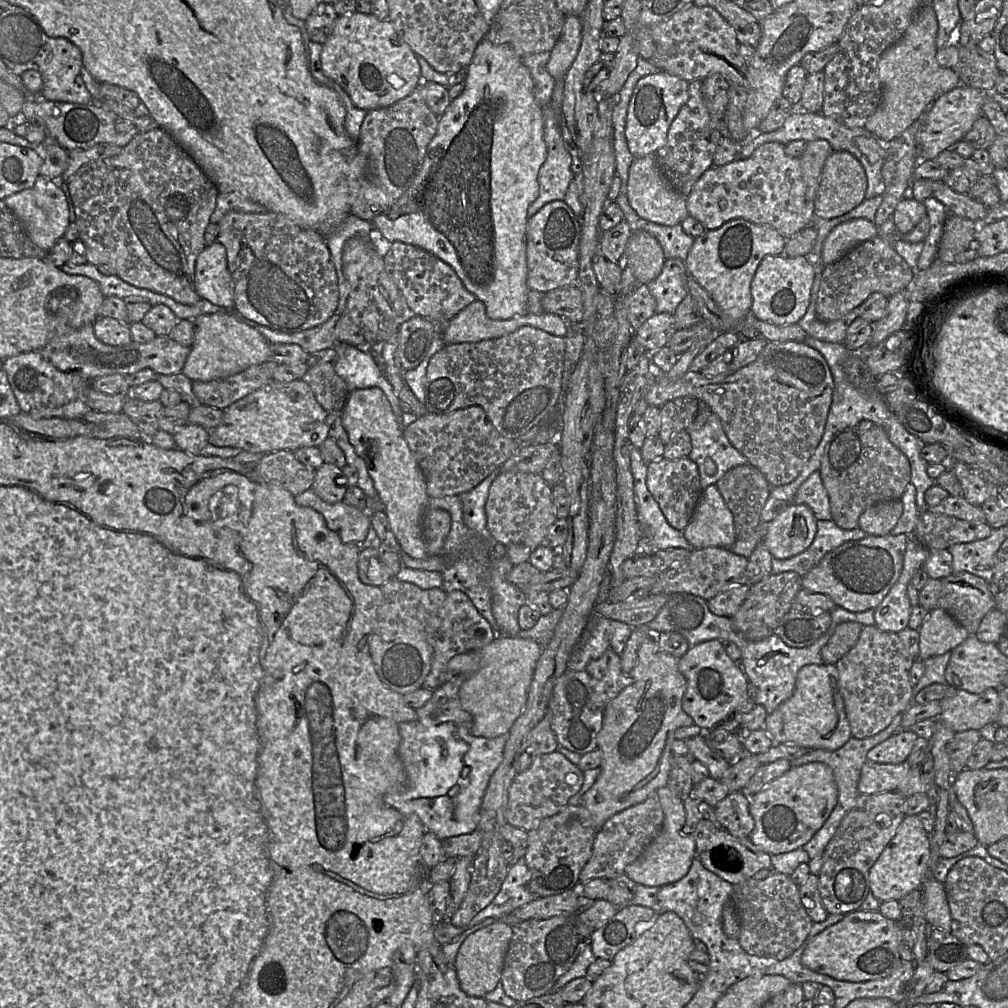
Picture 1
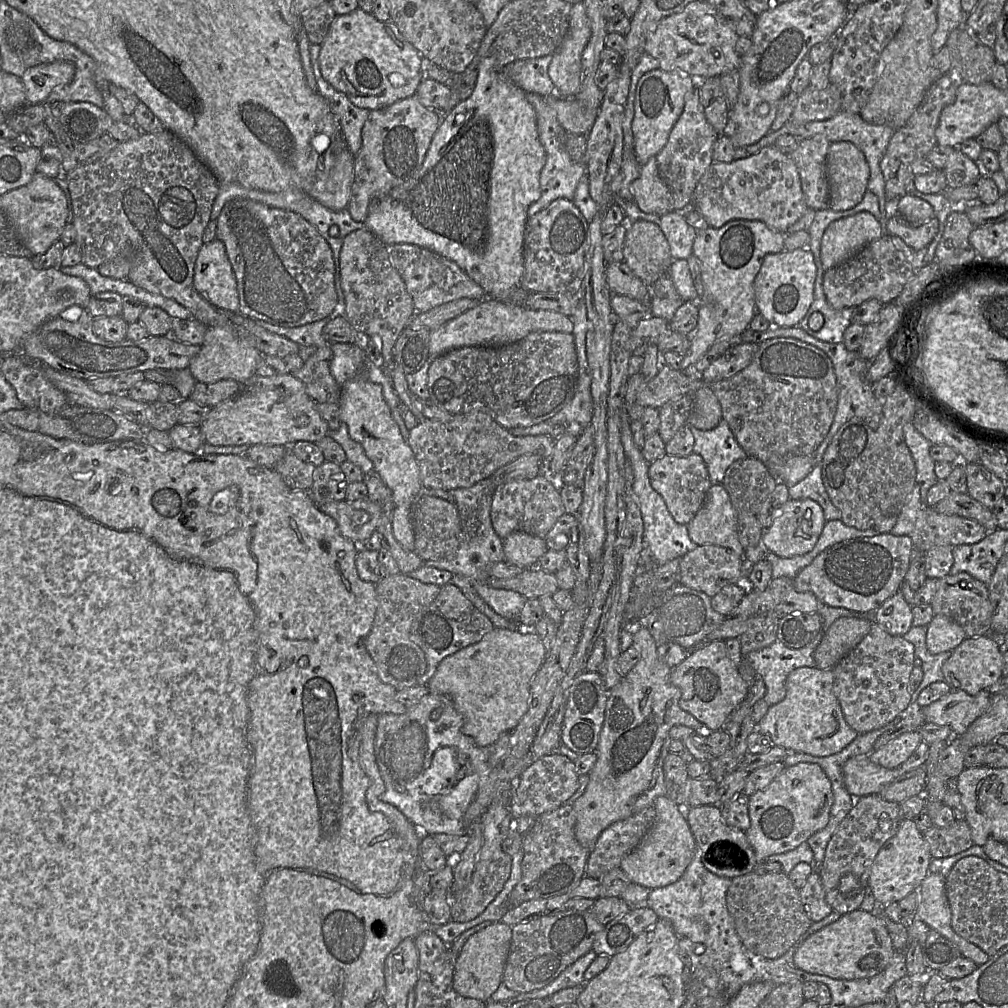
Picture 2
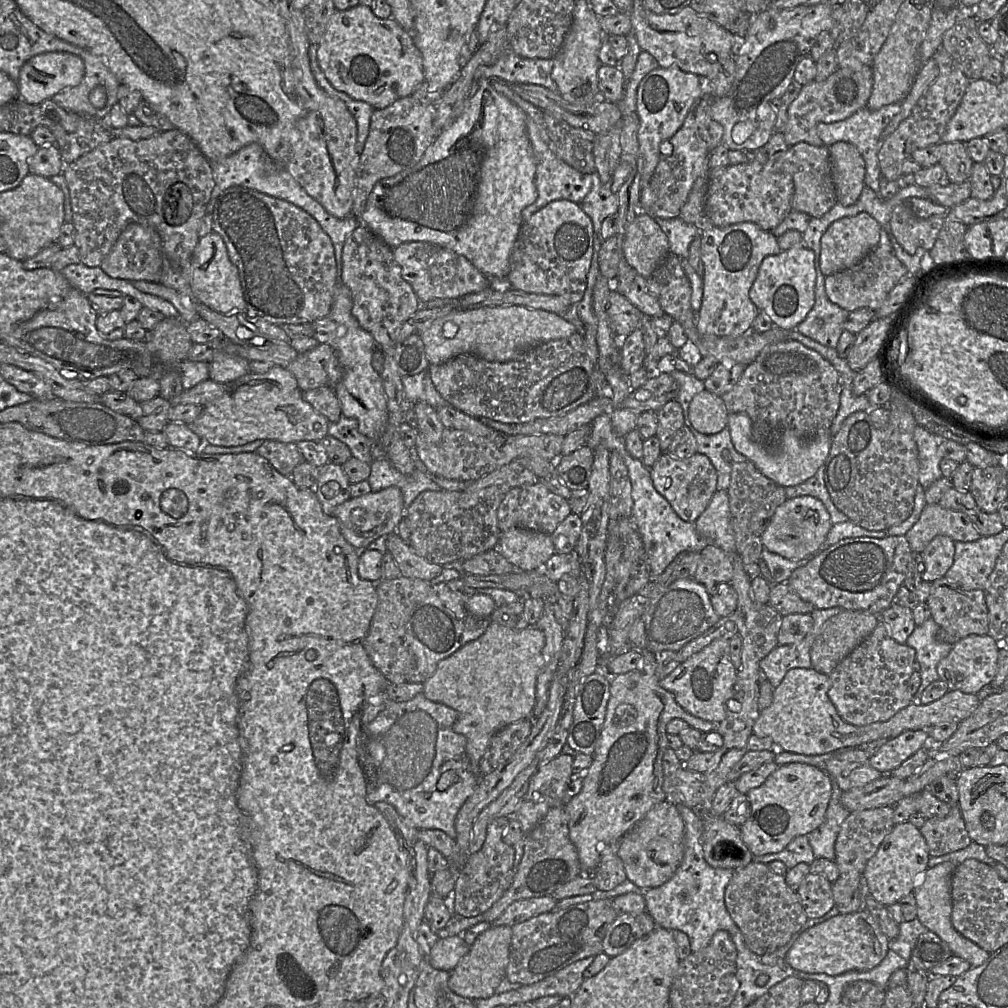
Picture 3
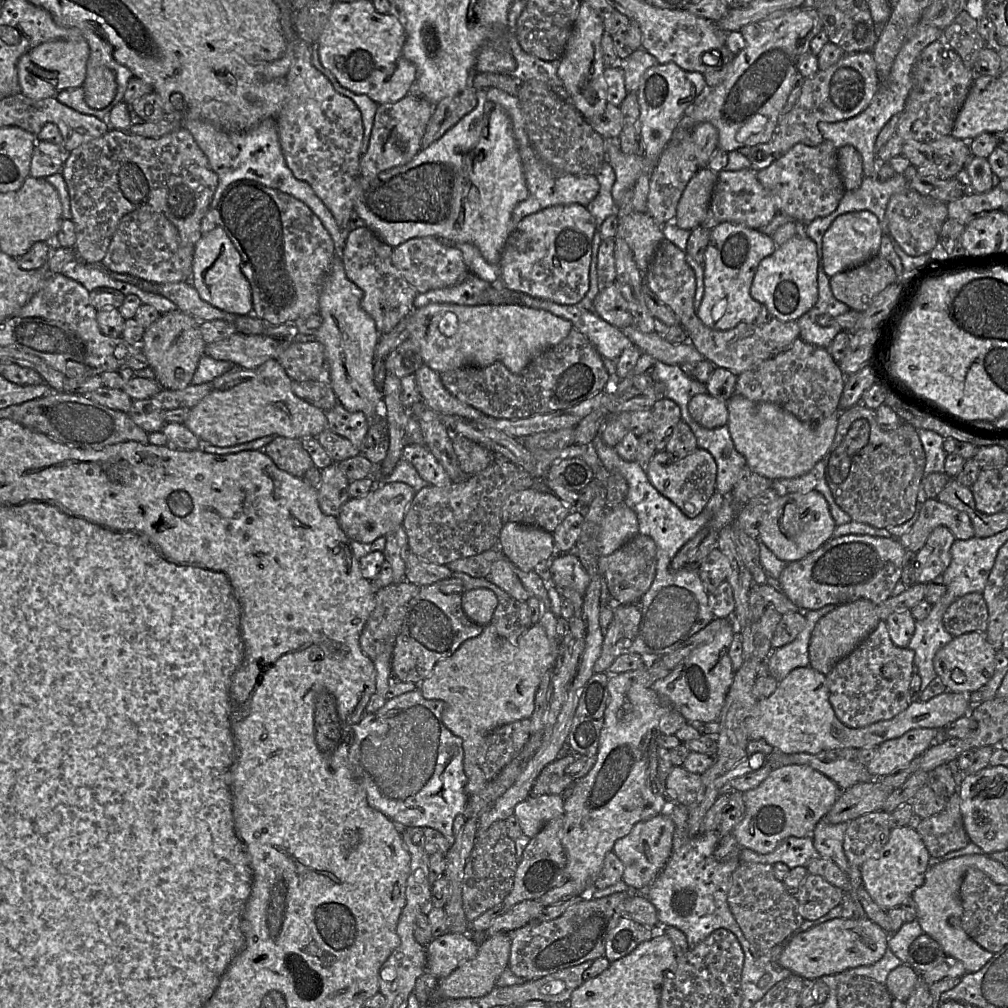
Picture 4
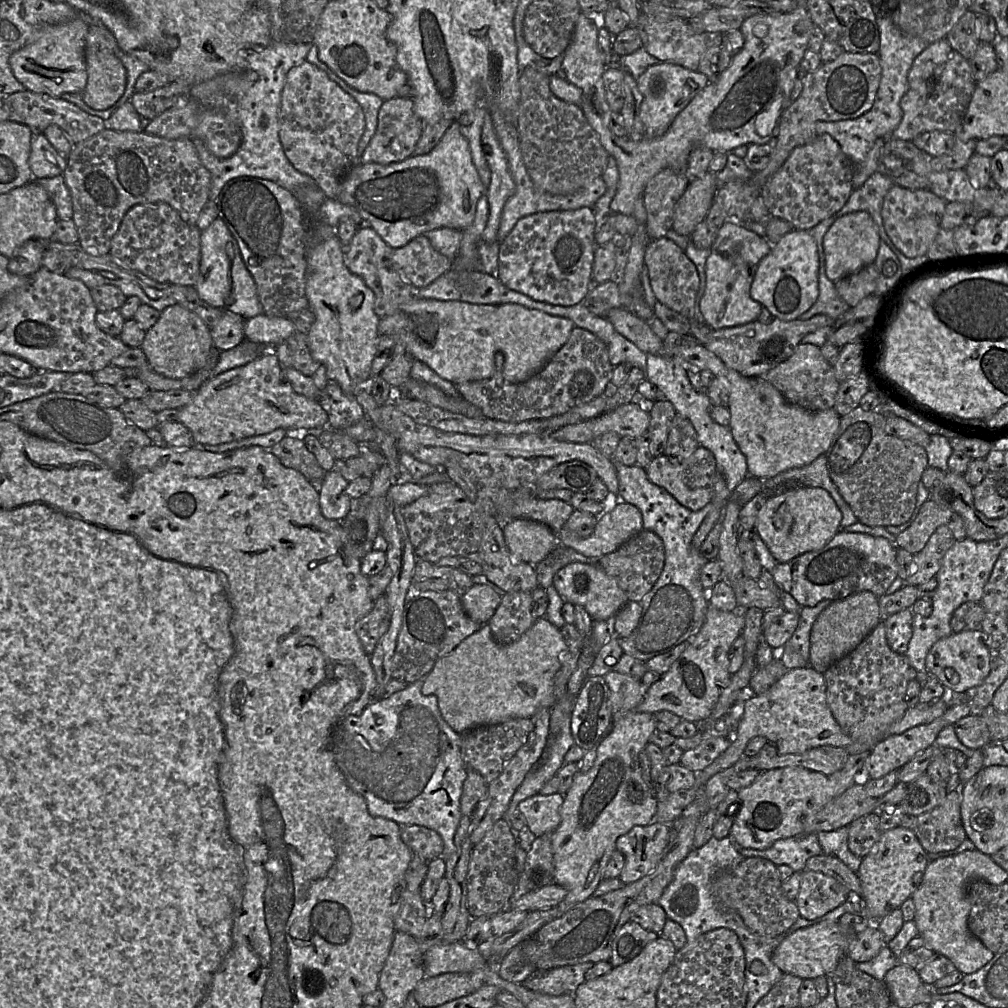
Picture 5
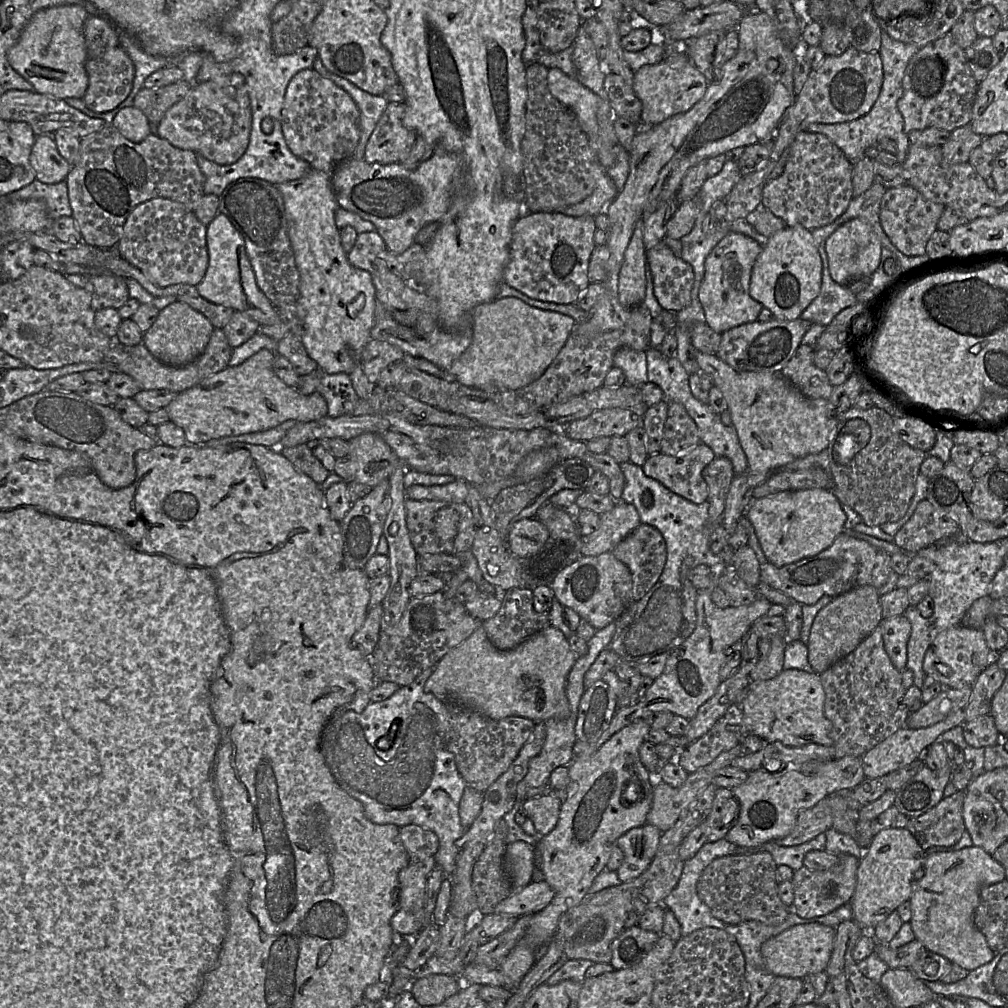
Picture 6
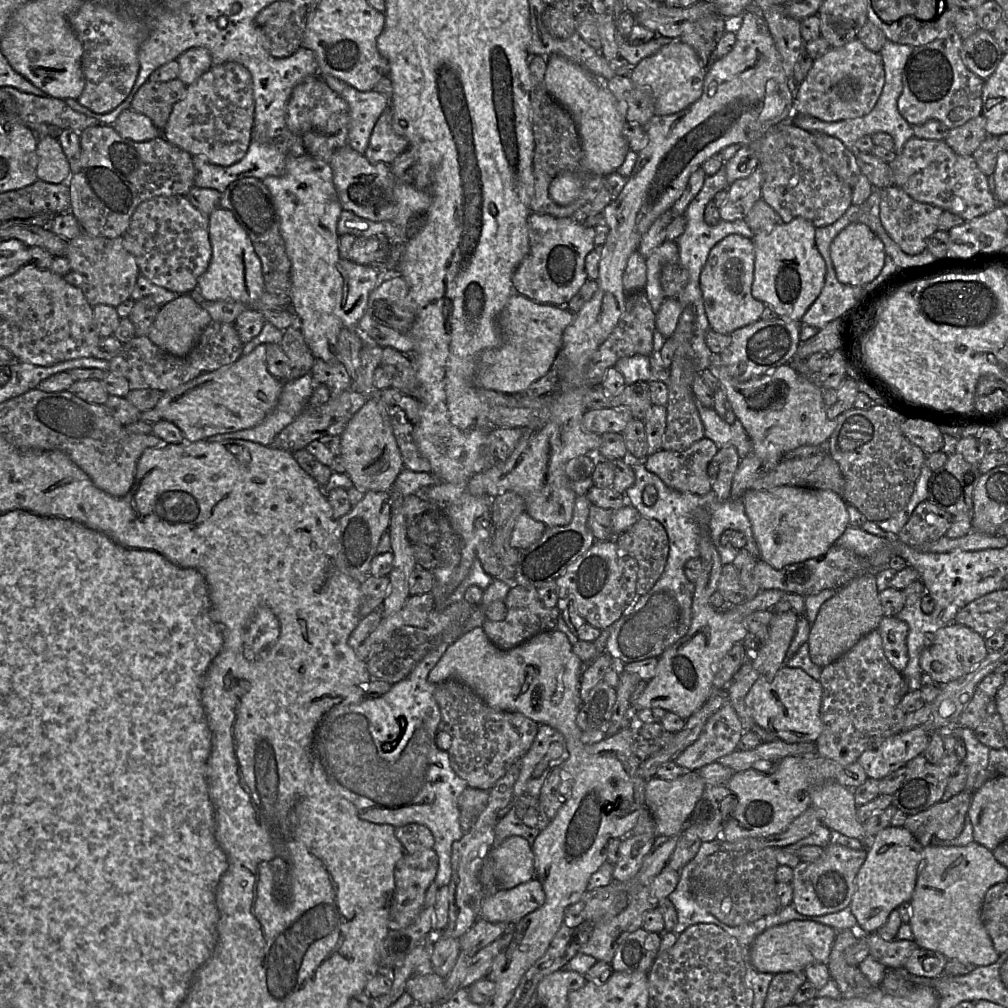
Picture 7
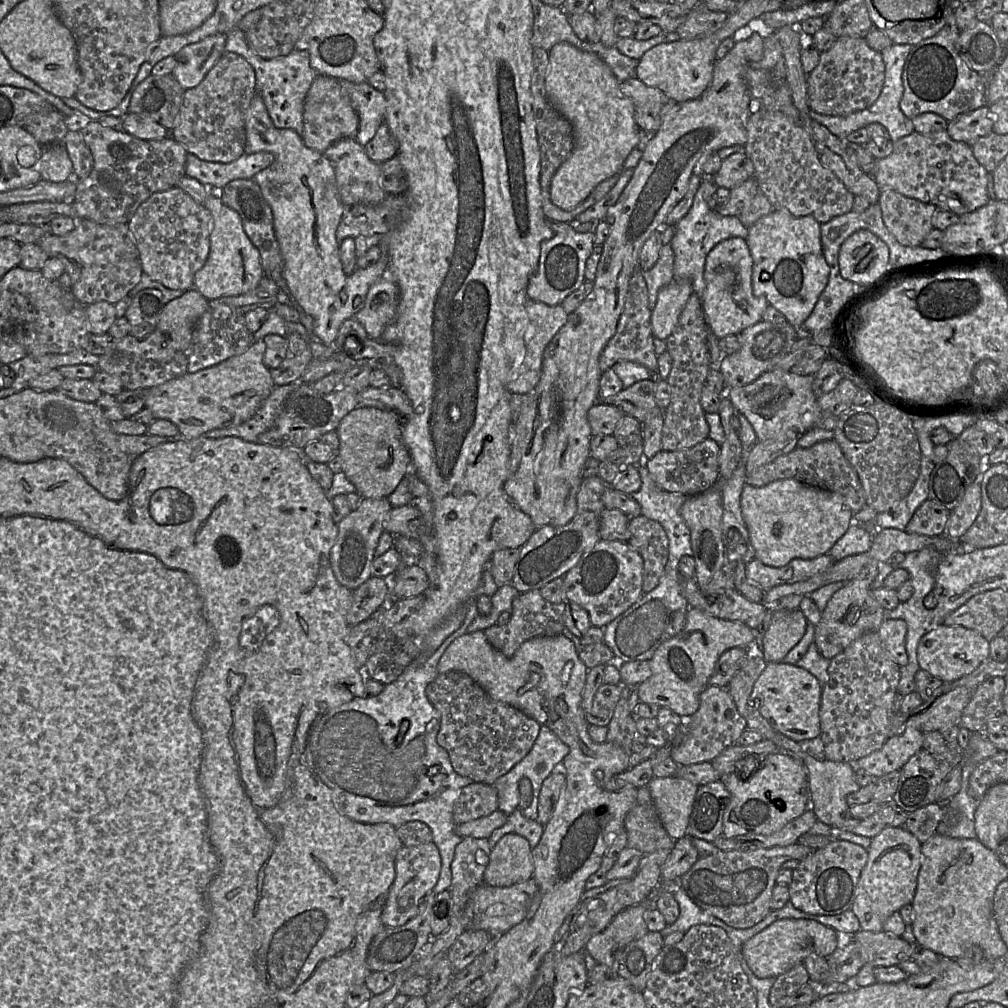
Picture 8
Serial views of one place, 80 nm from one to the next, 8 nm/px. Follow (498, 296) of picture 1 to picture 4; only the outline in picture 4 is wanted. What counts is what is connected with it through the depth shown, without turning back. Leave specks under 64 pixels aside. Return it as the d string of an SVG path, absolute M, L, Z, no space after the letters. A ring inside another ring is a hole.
M485 88L477 90L476 98L477 98L477 105L471 112L469 112L468 114L463 116L454 126L452 126L448 131L446 131L438 140L433 142L428 147L421 149L420 152L409 163L407 163L405 165L391 168L391 169L386 170L386 171L383 171L383 172L379 173L375 178L373 178L370 181L361 180L360 174L359 174L358 190L357 190L357 193L355 195L355 199L354 199L355 213L364 221L364 223L366 224L366 227L368 229L373 231L384 243L391 246L393 249L398 247L402 243L410 240L410 239L421 238L421 237L434 237L434 238L440 239L442 241L450 242L452 244L472 243L473 245L475 245L479 249L479 251L481 252L481 255L488 263L490 263L490 264L499 264L500 263L503 248L505 246L505 243L506 243L509 235L511 234L512 212L518 203L520 203L521 201L525 200L528 197L528 189L527 189L526 181L525 181L525 177L524 177L521 156L519 153L517 142L516 142L515 137L513 135L512 123L511 123L511 119L510 119L509 115L507 114L507 112L505 111L505 109L503 107L501 107L500 105L498 105L498 104L496 104L496 103L494 103L486 98L486 89Z

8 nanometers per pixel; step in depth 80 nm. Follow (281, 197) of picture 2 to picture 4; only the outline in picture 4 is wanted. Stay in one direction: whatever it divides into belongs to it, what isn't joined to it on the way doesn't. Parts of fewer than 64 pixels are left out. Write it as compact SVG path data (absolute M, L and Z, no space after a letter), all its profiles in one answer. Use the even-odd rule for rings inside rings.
M277 119L265 120L244 133L228 133L206 121L201 121L200 133L193 130L188 131L218 176L218 185L210 202L210 209L217 208L222 194L230 184L240 180L256 181L266 187L289 194L308 206L331 235L335 247L335 256L343 260L343 250L348 234L352 230L340 228L331 211L315 194L312 187L293 175L286 164L281 149Z

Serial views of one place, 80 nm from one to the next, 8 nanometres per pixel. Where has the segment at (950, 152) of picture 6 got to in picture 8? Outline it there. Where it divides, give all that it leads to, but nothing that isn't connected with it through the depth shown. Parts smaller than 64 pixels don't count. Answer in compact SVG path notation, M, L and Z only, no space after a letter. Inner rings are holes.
M985 105L959 115L949 122L946 131L953 140L964 142L972 147L979 138L992 133L993 126L994 117Z

